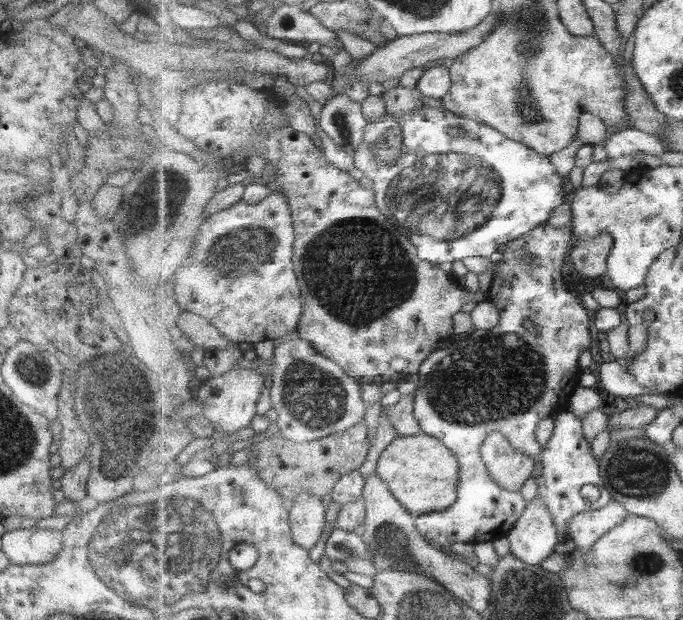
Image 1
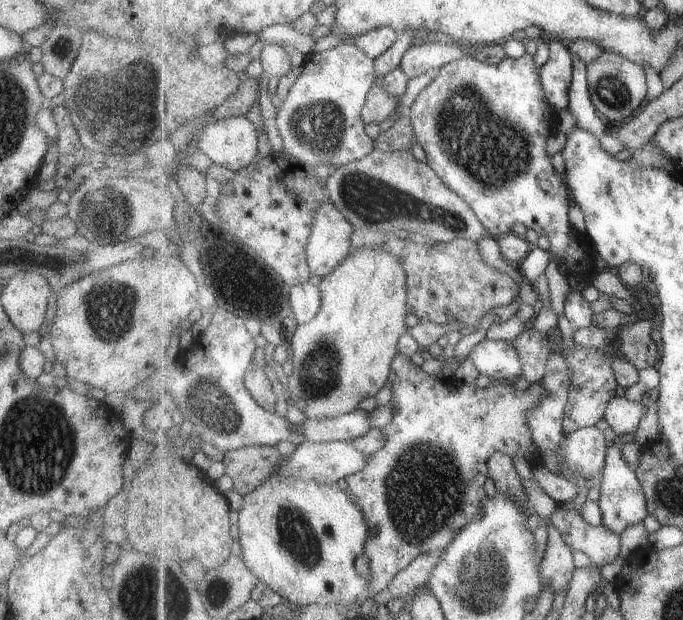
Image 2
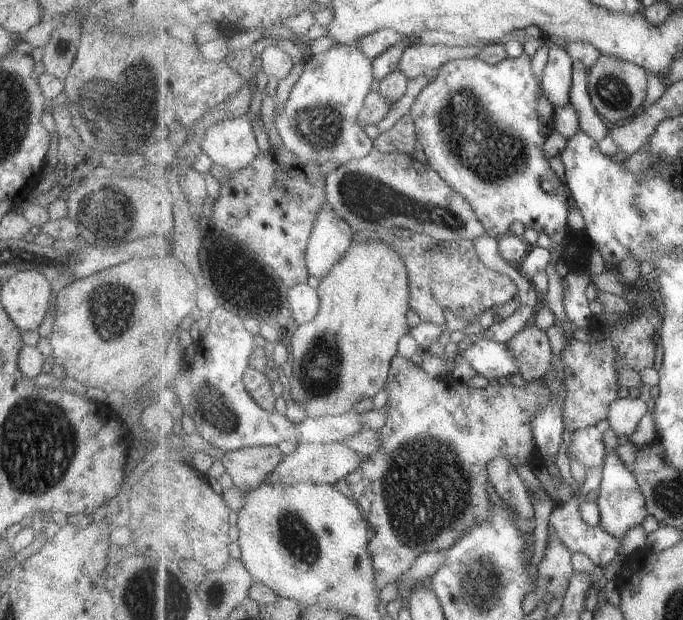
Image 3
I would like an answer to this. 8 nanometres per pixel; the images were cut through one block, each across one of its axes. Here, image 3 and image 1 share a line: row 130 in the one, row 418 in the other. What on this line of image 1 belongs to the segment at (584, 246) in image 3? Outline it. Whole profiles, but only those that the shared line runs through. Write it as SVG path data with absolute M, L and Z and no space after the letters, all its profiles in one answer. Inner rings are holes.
M544 222L517 241L505 244L496 258L494 282L489 290L489 300L501 313L499 324L491 330L473 329L469 333L454 333L439 344L416 376L418 390L415 393L414 415L422 432L439 437L460 459L460 482L455 504L439 512L421 515L415 520L419 532L444 550L448 550L453 542L495 542L509 536L528 502L525 502L520 491L507 490L493 478L483 461L482 445L492 432L500 432L519 452L534 460L541 459L544 447L536 437L538 424L555 413L567 411L570 398L579 389L579 378L583 371L579 367L579 356L592 347L595 330L594 314L567 290L561 278L563 260L575 241L573 235L572 225L557 228ZM526 255L532 255L531 262L524 259ZM528 320L534 322L536 330L528 329L525 325Z

